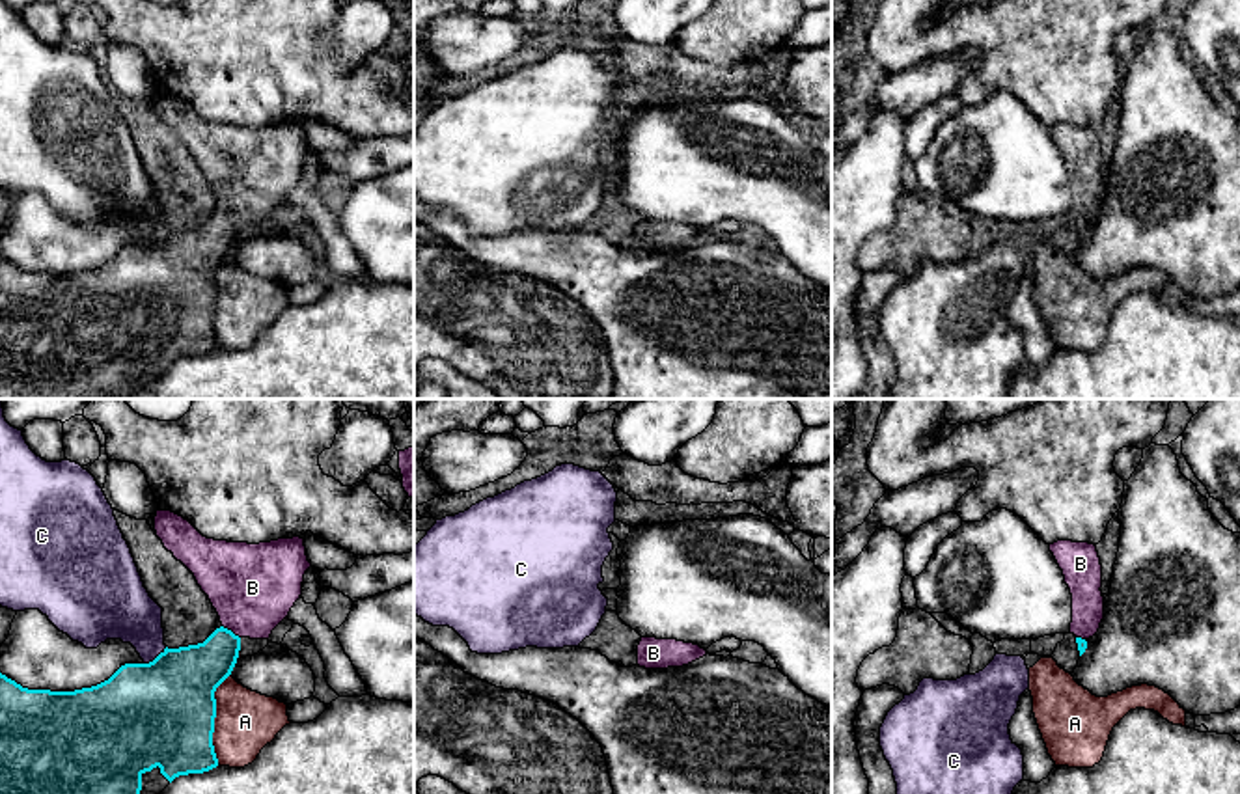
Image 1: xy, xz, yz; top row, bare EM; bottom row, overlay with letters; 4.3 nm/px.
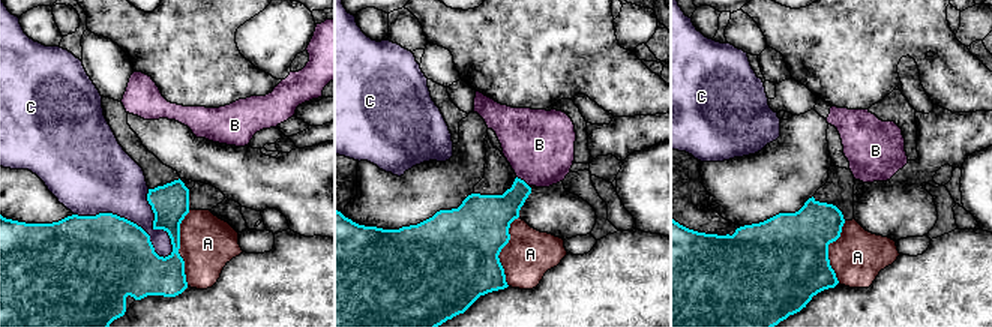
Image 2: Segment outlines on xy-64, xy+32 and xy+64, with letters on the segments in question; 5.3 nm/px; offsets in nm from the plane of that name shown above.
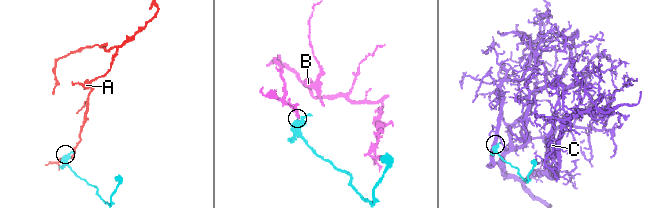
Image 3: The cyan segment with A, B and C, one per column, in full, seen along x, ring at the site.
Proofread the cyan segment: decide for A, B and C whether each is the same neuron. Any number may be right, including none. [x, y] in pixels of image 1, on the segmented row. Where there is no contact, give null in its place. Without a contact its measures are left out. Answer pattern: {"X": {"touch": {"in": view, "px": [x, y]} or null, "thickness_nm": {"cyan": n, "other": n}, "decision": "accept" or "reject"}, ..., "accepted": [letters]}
{"A": {"touch": {"in": "xy", "px": [215, 716]}, "thickness_nm": {"cyan": 460, "other": 260}, "decision": "reject"}, "B": {"touch": {"in": "xy", "px": [230, 630]}, "thickness_nm": {"cyan": 240, "other": 380}, "decision": "accept"}, "C": {"touch": {"in": "xy", "px": [157, 657]}, "thickness_nm": {"cyan": 460, "other": 260}, "decision": "reject"}, "accepted": ["B"]}

